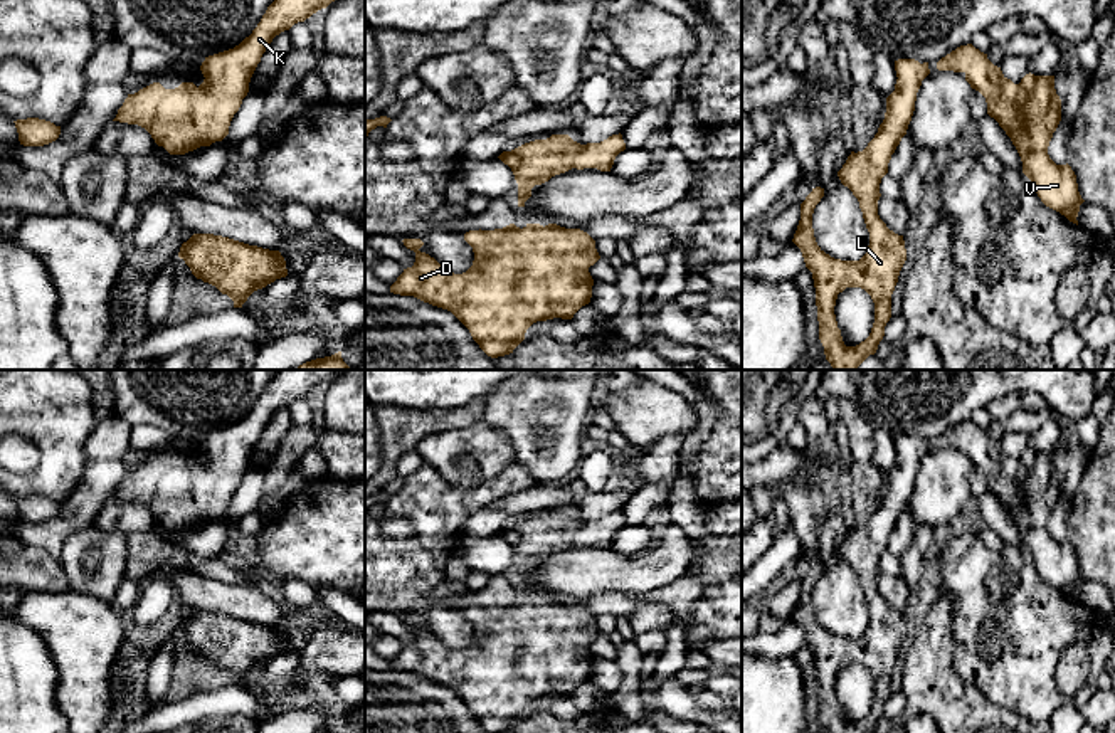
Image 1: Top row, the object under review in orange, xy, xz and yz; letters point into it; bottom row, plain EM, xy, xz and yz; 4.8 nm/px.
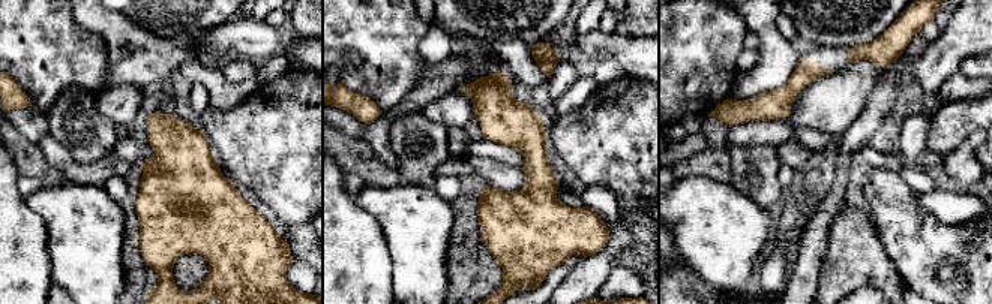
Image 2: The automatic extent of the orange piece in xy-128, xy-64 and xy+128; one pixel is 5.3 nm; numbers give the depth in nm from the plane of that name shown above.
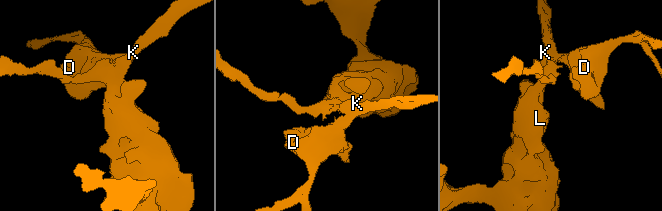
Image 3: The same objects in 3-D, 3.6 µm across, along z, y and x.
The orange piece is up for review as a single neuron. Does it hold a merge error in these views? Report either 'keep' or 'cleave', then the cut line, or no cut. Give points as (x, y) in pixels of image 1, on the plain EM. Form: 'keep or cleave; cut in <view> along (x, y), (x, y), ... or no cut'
keep; no cut

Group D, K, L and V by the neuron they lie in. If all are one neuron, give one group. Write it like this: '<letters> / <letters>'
D K L V

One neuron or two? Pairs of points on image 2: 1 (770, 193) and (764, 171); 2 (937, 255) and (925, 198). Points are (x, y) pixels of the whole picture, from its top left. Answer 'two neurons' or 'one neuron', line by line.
1: one neuron
2: two neurons

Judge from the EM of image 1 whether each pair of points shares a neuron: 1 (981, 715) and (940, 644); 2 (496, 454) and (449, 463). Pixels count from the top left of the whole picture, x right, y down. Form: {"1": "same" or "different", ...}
{"1": "same", "2": "same"}

